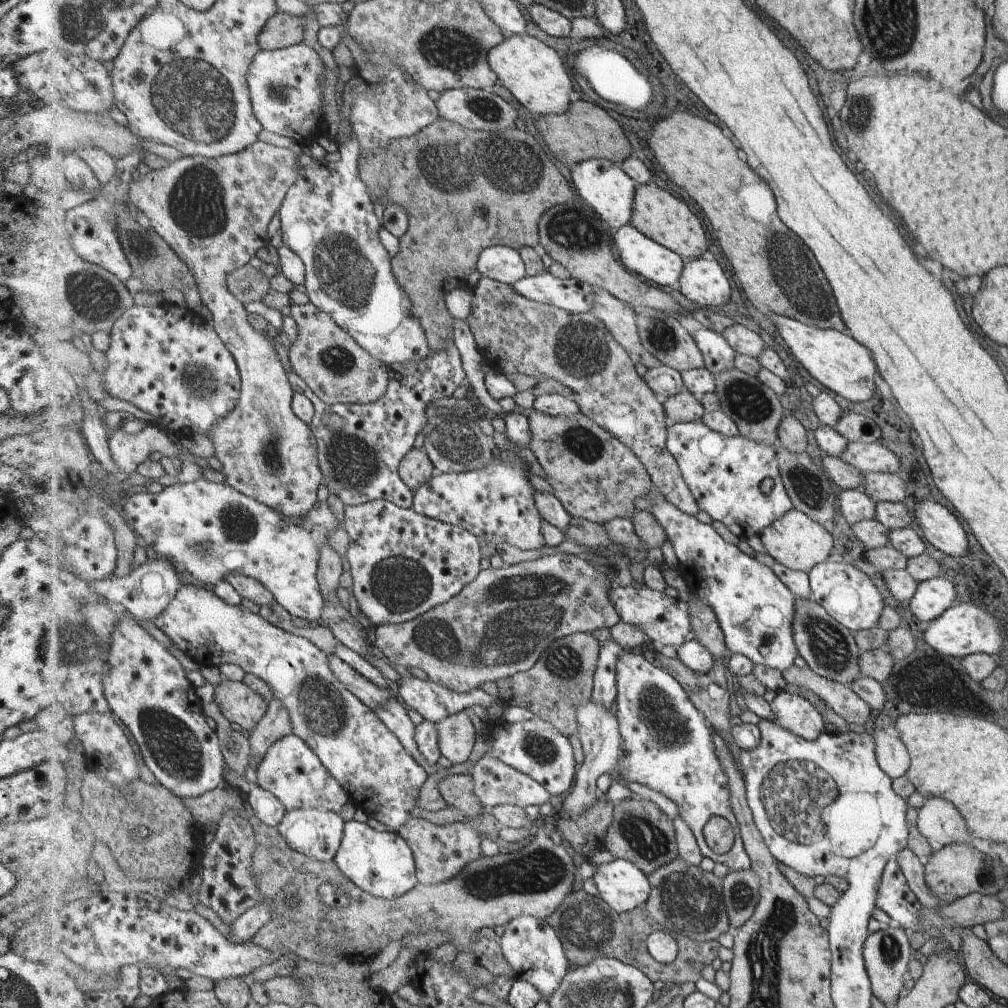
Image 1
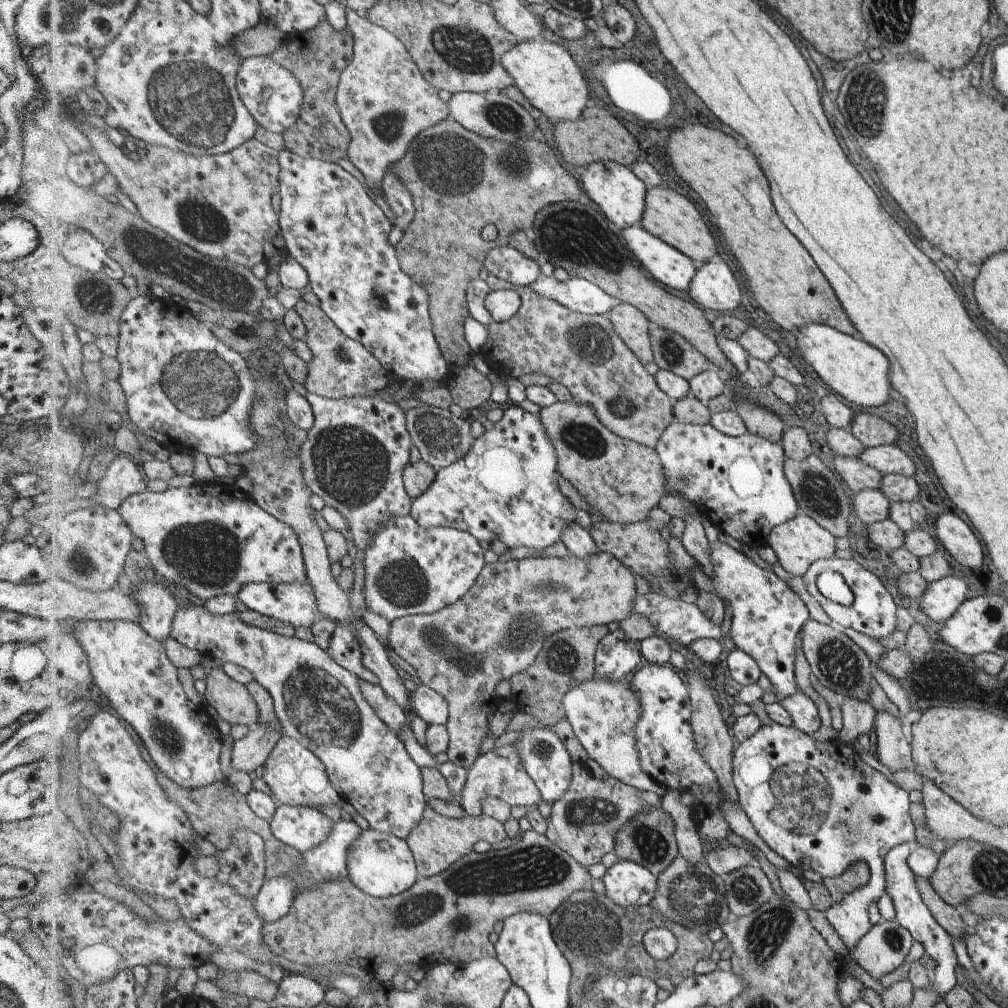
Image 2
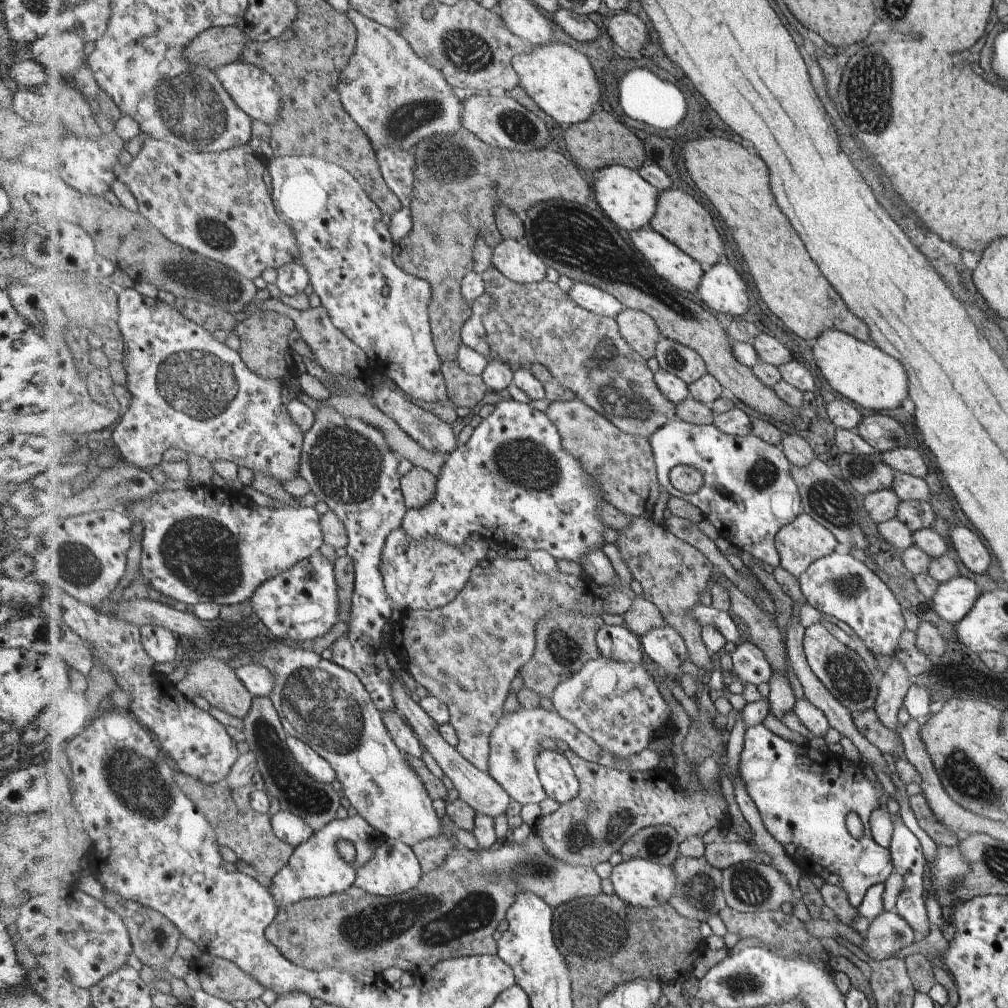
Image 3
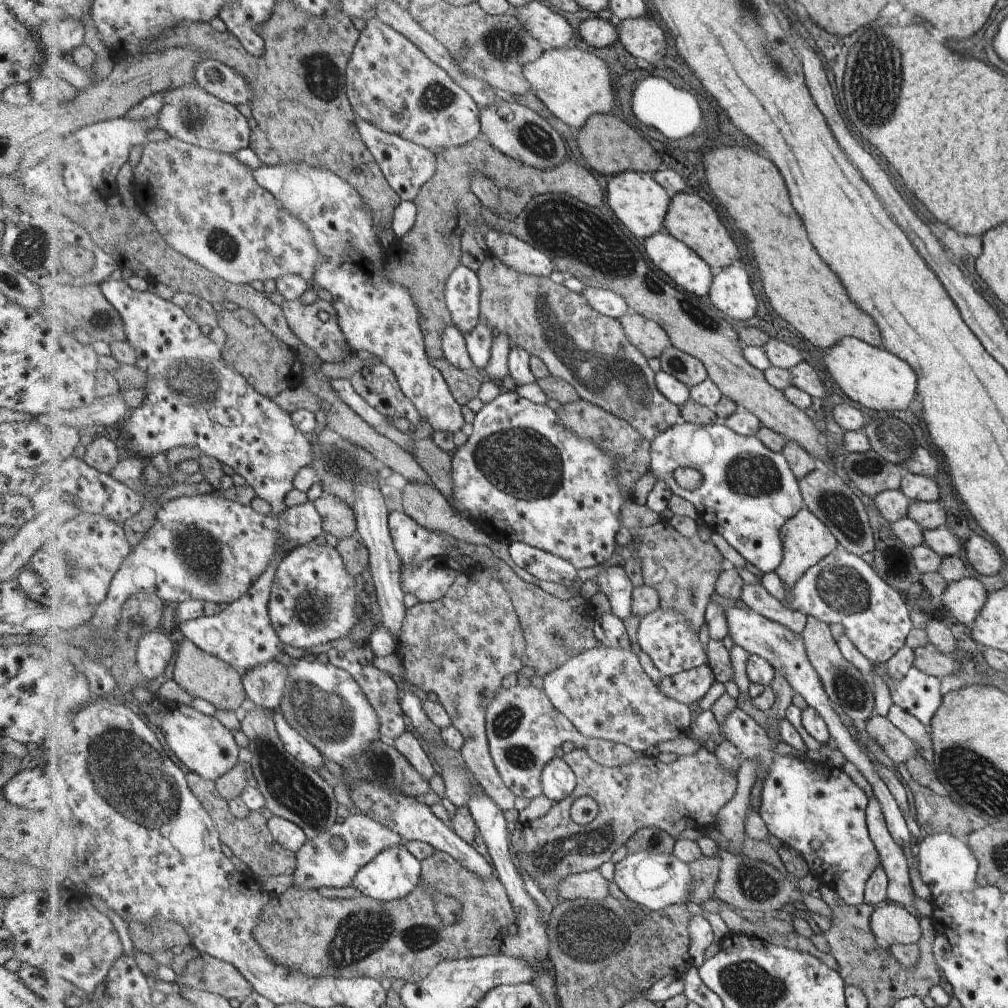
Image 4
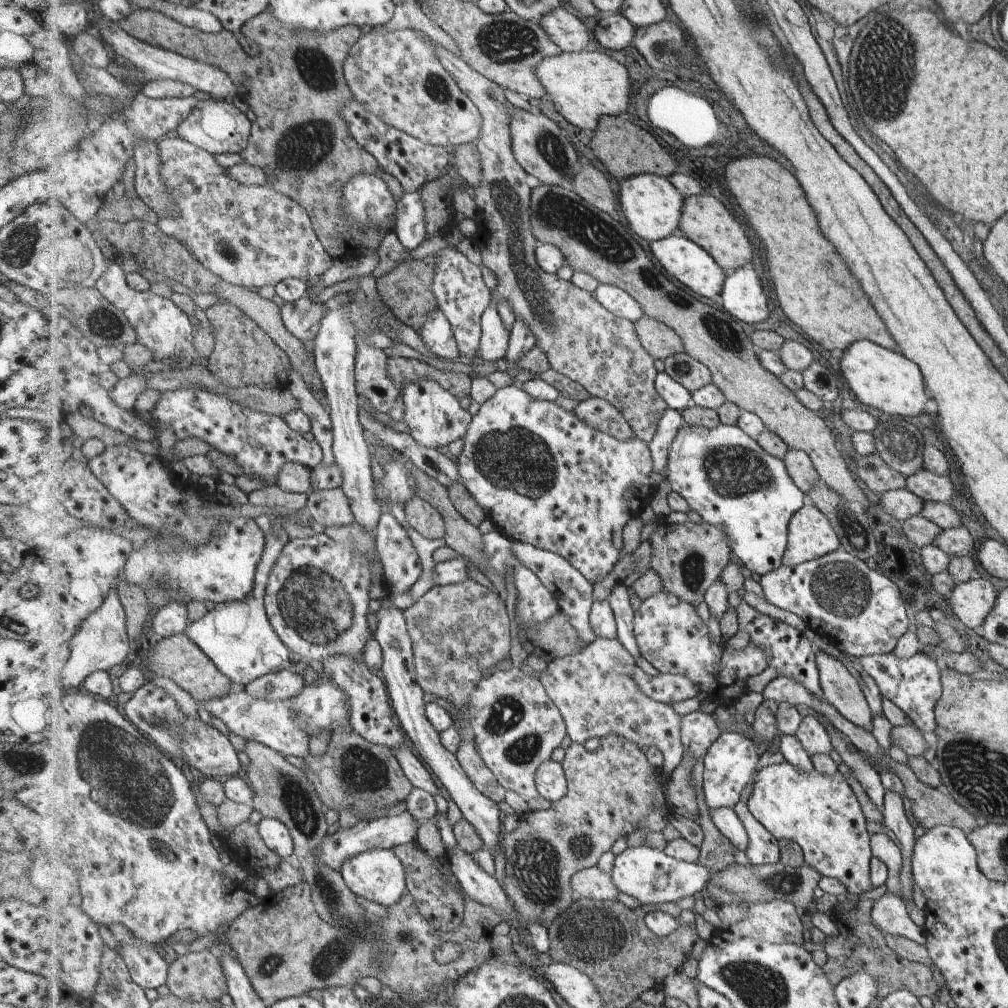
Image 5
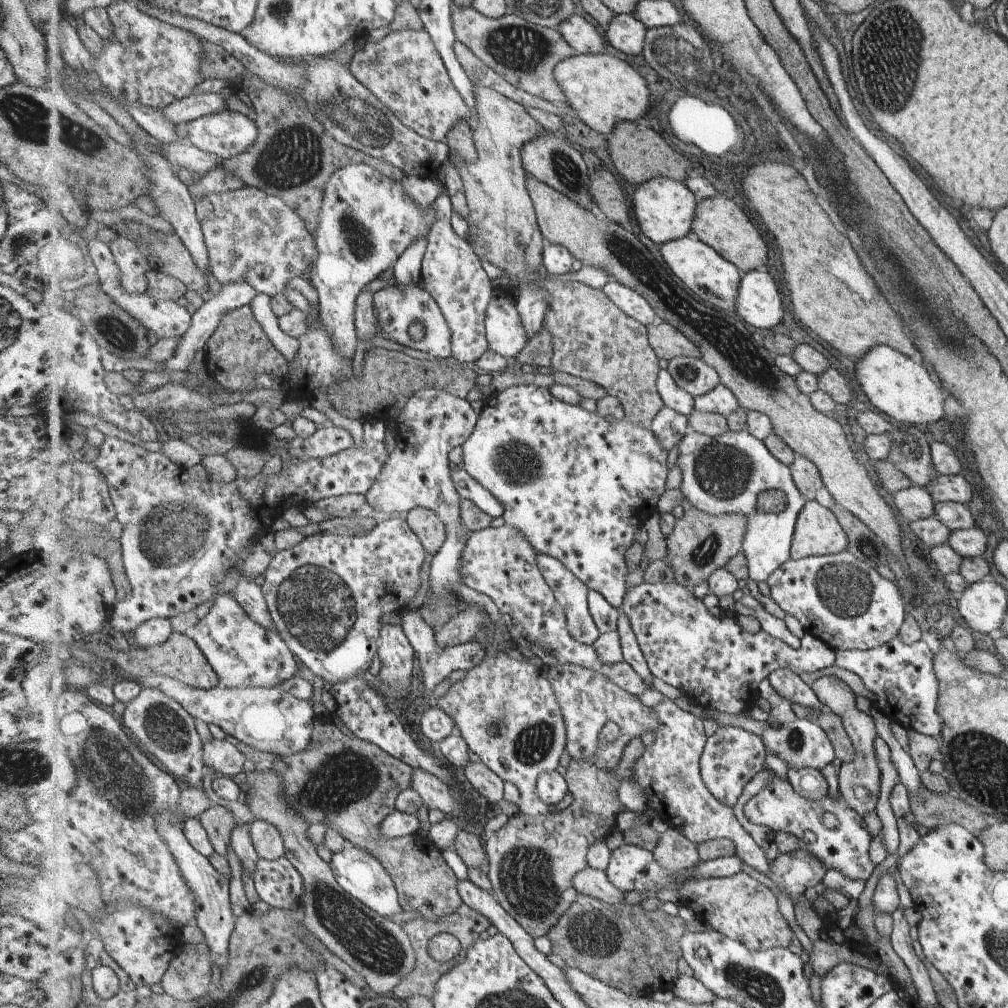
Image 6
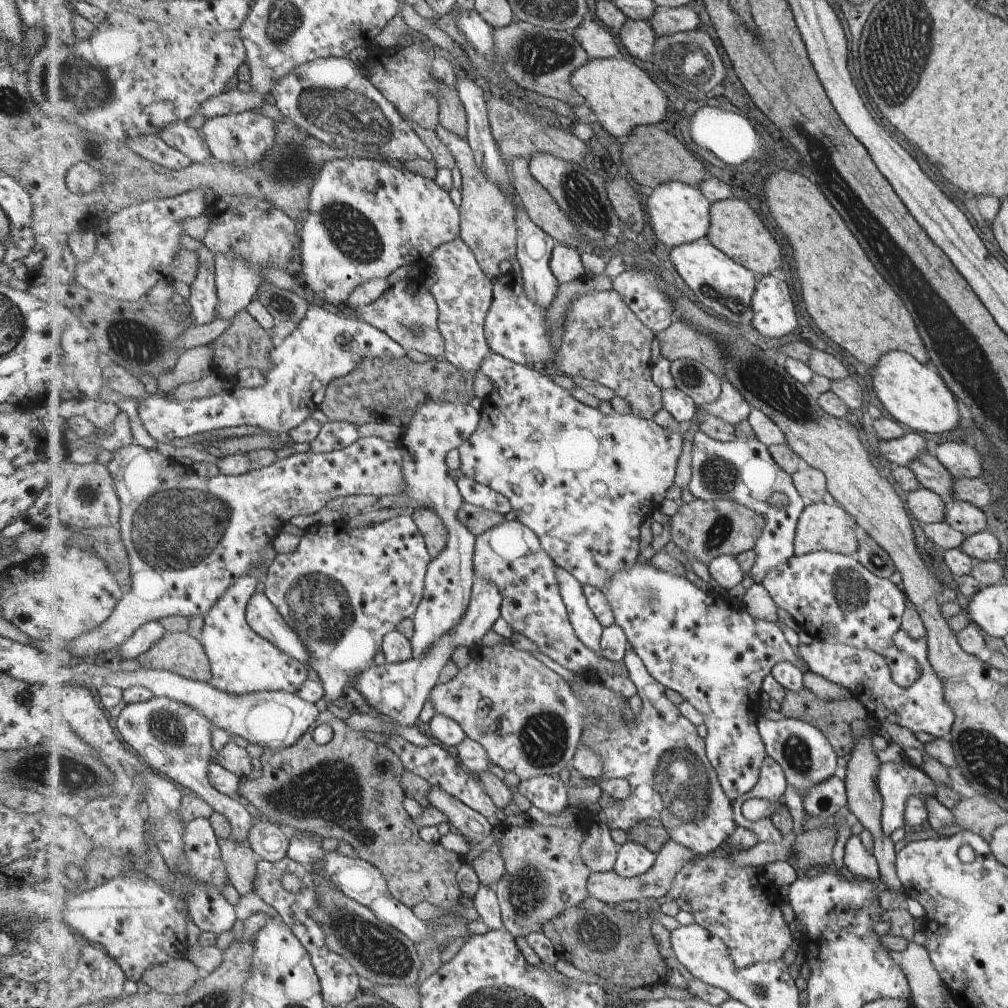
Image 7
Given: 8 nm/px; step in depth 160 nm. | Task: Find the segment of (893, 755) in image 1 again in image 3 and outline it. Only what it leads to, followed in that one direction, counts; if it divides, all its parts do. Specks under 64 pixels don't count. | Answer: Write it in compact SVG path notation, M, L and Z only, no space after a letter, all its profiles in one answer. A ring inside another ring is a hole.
M894 657L890 666L885 670L885 674L879 680L880 694L874 710L883 725L896 733L897 712L902 706L911 680L907 675L907 670L903 668L903 664L899 664Z

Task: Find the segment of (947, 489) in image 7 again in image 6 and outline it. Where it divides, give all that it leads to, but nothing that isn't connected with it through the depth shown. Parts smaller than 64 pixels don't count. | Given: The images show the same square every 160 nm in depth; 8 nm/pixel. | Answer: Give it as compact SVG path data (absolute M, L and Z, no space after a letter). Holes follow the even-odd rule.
M905 425L903 429L907 433L907 444L901 447L893 443L888 460L910 480L911 486L923 487L931 477L937 475L931 464L929 445L917 426Z

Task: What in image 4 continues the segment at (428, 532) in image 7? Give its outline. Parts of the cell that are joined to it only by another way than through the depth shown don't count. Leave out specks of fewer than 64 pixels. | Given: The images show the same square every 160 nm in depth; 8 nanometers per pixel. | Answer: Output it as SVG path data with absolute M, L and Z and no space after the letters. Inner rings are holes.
M408 481L404 486L403 491L398 495L398 506L409 516L412 516L420 525L423 525L428 529L443 531L445 534L449 534L450 537L462 540L465 543L485 545L491 550L491 552L493 552L494 556L504 561L512 571L521 578L521 580L525 580L527 583L536 585L543 591L546 591L557 598L561 598L561 600L570 599L575 596L573 589L569 589L567 586L558 584L557 582L538 579L527 572L524 568L515 564L509 554L510 539L507 538L507 540L501 540L499 536L495 538L495 536L493 536L493 532L487 532L487 530L481 526L481 522L479 522L479 520L476 520L476 522L473 523L467 519L463 519L454 510L448 498L433 484L433 482L425 483L421 481Z

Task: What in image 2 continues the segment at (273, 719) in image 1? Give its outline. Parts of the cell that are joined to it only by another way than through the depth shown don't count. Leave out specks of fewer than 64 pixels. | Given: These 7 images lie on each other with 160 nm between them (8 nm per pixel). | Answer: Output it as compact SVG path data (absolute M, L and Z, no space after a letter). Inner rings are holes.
M269 723L249 727L248 733L233 746L230 758L233 768L253 772L263 767L282 736L282 732Z

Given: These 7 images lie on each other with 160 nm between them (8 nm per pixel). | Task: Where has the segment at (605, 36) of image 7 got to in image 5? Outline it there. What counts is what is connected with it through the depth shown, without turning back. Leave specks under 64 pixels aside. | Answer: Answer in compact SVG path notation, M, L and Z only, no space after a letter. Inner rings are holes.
M558 6L553 12L544 14L540 23L563 52L585 50L591 42L587 26L575 14L565 10L563 6Z

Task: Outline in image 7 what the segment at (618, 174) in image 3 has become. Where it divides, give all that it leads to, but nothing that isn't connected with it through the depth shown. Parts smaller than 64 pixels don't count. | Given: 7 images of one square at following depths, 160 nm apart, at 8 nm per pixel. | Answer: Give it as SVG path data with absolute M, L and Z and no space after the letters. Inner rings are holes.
M671 181L657 186L657 189L653 189L646 201L649 223L653 233L669 249L707 238L709 228L711 228L711 220L713 220L711 217L712 208L713 203L701 192L699 187L680 181Z

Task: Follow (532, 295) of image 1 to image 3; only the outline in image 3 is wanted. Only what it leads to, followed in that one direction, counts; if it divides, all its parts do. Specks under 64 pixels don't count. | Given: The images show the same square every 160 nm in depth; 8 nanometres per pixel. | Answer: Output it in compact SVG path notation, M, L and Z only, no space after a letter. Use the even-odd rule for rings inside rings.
M574 281L568 295L583 308L600 314L603 318L615 319L625 308L624 304L612 294L583 281Z

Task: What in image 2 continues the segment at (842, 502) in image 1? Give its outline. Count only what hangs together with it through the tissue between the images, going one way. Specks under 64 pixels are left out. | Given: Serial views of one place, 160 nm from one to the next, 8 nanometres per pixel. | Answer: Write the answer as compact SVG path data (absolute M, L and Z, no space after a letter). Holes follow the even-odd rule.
M865 489L855 494L853 508L858 519L869 526L874 522L883 522L890 518L892 501L879 489Z

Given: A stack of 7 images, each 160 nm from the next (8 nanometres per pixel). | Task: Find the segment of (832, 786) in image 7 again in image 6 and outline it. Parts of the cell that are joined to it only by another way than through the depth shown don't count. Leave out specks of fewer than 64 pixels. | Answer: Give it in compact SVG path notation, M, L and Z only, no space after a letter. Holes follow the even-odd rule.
M788 767L787 779L805 798L818 801L829 794L829 784L819 769Z

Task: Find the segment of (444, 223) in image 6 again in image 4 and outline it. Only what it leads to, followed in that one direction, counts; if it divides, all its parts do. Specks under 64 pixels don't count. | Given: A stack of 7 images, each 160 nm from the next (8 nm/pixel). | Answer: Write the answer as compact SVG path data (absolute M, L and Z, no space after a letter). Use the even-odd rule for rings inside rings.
M459 265L446 283L446 301L457 328L470 333L481 318L482 284L479 275L465 265Z

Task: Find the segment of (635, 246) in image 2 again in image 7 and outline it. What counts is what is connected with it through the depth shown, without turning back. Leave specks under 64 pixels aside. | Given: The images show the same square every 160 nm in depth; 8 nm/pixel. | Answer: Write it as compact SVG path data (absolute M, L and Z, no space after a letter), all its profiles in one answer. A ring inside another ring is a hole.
M701 238L697 242L671 249L670 261L701 304L737 326L752 325L755 314L753 296L757 292L760 279L753 270L729 258L709 238Z

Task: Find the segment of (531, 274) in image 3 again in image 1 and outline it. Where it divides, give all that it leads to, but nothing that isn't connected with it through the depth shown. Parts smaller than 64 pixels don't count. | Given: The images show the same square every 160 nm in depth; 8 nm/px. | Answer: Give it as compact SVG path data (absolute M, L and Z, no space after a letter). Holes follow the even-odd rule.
M501 245L484 249L481 258L478 258L477 268L482 277L489 277L508 285L527 277L521 253Z

